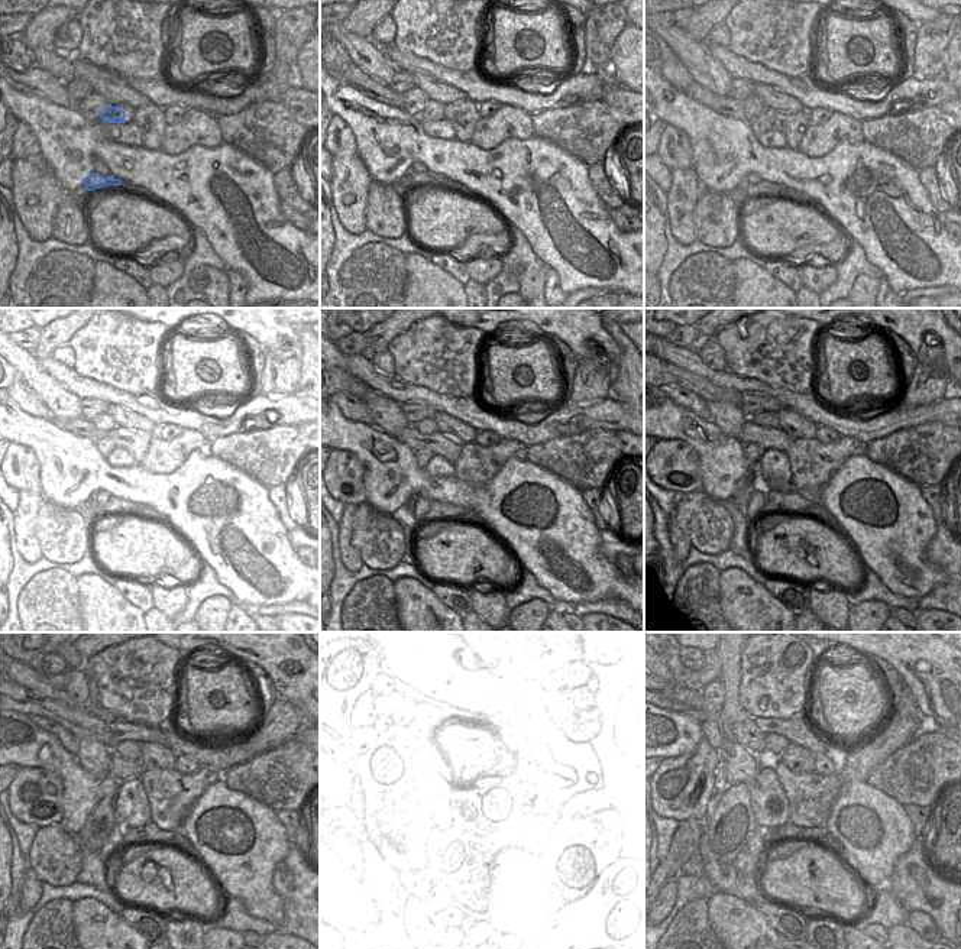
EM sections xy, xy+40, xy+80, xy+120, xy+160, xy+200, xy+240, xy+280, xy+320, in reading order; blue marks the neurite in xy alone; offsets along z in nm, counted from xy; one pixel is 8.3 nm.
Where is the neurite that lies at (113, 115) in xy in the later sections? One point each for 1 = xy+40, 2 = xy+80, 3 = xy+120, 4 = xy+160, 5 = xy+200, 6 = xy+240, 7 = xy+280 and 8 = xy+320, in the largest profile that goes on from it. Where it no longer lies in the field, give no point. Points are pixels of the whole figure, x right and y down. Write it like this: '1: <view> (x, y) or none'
1: xy+40 (440, 116)
2: xy+80 (760, 123)
3: xy+120 (106, 444)
4: xy+160 (426, 450)
5: xy+200 (748, 501)
6: xy+240 (93, 836)
7: xy+280 (410, 818)
8: xy+320 (730, 823)

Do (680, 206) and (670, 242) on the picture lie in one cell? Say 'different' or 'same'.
different

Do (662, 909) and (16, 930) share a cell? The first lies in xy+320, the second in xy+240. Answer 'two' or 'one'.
two

